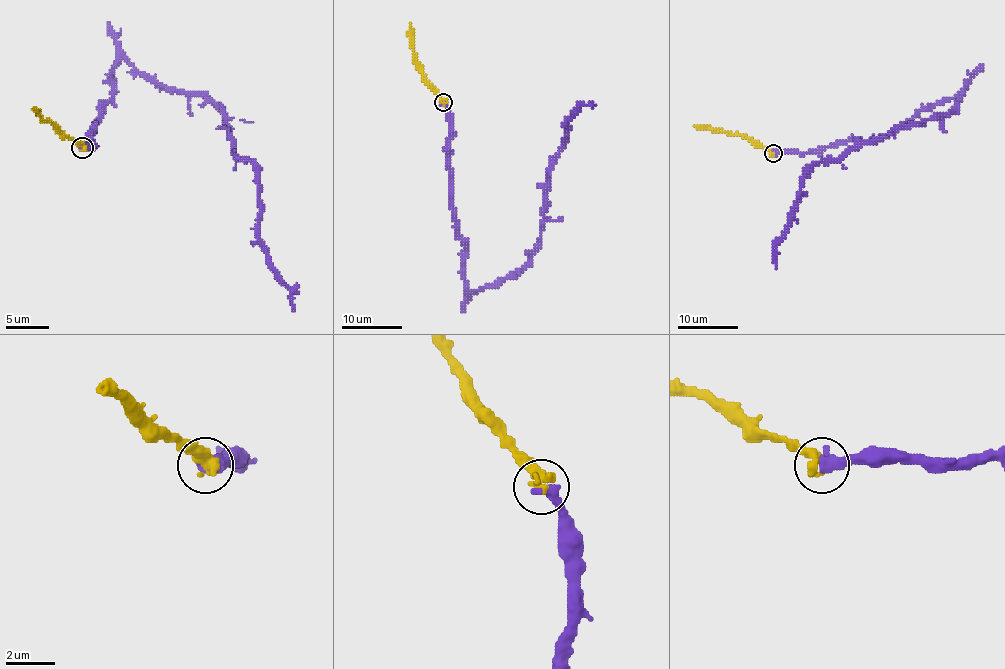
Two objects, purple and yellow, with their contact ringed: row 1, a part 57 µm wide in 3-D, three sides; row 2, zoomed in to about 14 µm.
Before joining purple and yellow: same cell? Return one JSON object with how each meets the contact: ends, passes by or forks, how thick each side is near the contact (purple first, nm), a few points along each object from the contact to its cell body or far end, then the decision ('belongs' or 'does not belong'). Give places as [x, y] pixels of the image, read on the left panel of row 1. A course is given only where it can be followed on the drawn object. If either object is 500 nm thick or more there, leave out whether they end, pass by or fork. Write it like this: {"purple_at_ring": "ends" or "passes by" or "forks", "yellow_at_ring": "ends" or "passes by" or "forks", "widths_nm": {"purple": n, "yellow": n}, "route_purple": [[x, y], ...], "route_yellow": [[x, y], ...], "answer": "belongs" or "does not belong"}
{"widths_nm": {"purple": 600, "yellow": 500}, "route_purple": [[81, 148], [92, 146], [123, 59], [220, 109], [231, 148], [253, 165], [262, 248], [294, 311]], "route_yellow": [[81, 148], [33, 107]], "answer": "belongs"}

